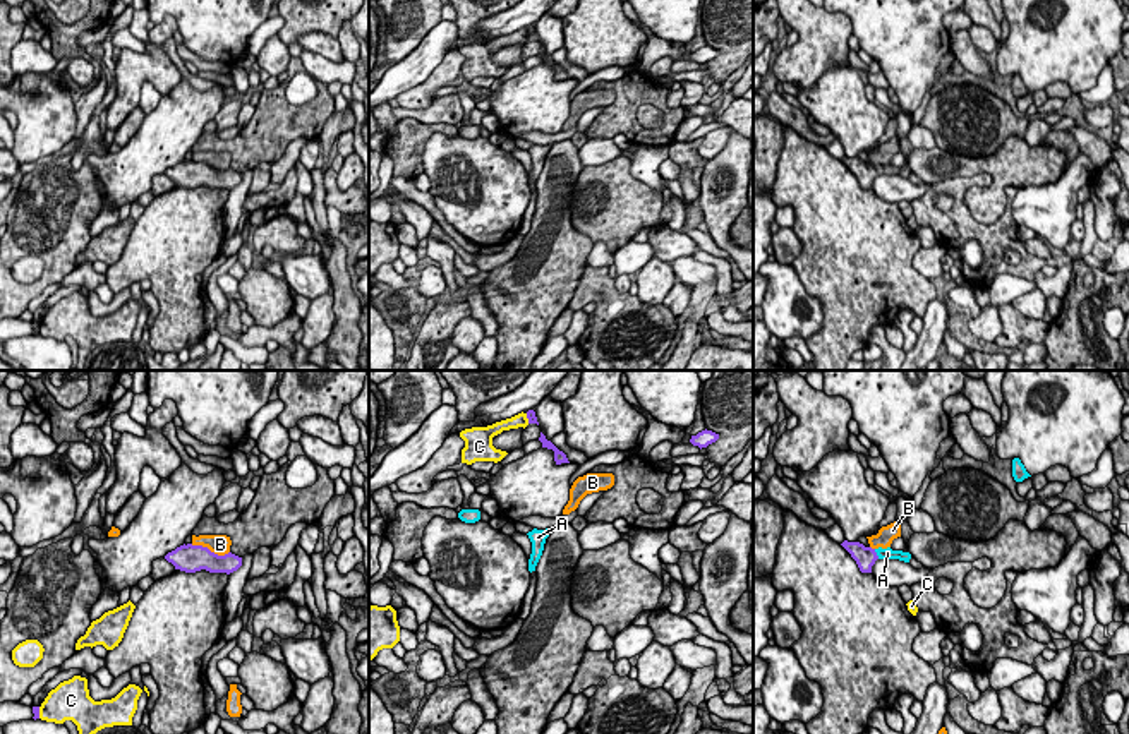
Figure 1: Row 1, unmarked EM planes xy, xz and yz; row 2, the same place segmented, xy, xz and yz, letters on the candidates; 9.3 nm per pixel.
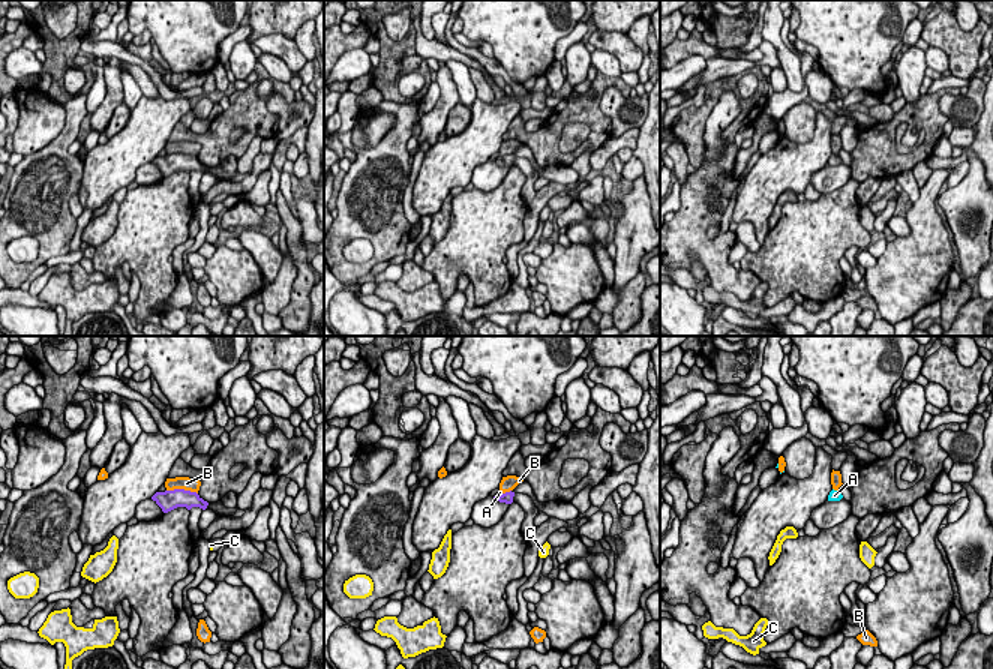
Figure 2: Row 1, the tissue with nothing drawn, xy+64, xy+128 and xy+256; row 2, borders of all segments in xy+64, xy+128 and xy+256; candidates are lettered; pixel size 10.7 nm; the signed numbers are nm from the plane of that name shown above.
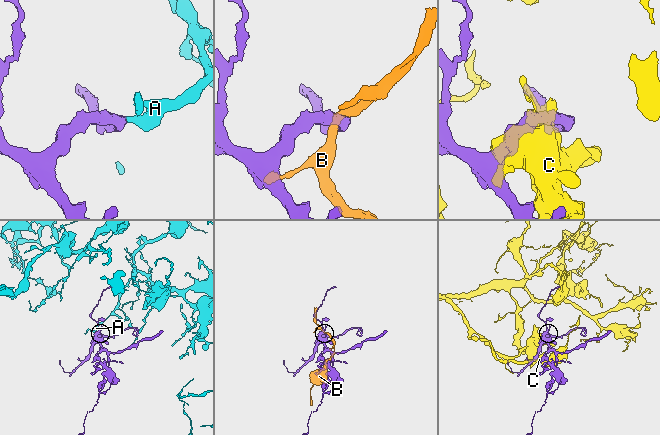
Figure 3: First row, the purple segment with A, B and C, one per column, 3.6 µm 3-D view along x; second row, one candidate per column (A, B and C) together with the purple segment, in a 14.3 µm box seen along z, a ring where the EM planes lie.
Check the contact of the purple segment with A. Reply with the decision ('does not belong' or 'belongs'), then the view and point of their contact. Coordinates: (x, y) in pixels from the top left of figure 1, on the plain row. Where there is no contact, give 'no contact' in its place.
belongs | yz (875, 170)

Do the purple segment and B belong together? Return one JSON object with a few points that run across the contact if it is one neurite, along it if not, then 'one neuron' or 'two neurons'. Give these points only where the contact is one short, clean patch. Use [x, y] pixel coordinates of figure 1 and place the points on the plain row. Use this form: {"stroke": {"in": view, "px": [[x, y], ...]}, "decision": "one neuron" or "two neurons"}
{"decision": "two neurons"}

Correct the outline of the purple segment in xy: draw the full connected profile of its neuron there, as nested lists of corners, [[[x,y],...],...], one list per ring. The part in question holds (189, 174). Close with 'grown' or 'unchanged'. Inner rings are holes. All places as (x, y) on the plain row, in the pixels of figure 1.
[[[184,159],[175,166],[165,171],[168,178],[175,182],[175,185],[185,189],[196,189],[206,185],[209,189],[233,189],[242,182],[242,173],[228,168],[225,171],[218,171],[211,168],[208,163]]] | unchanged

